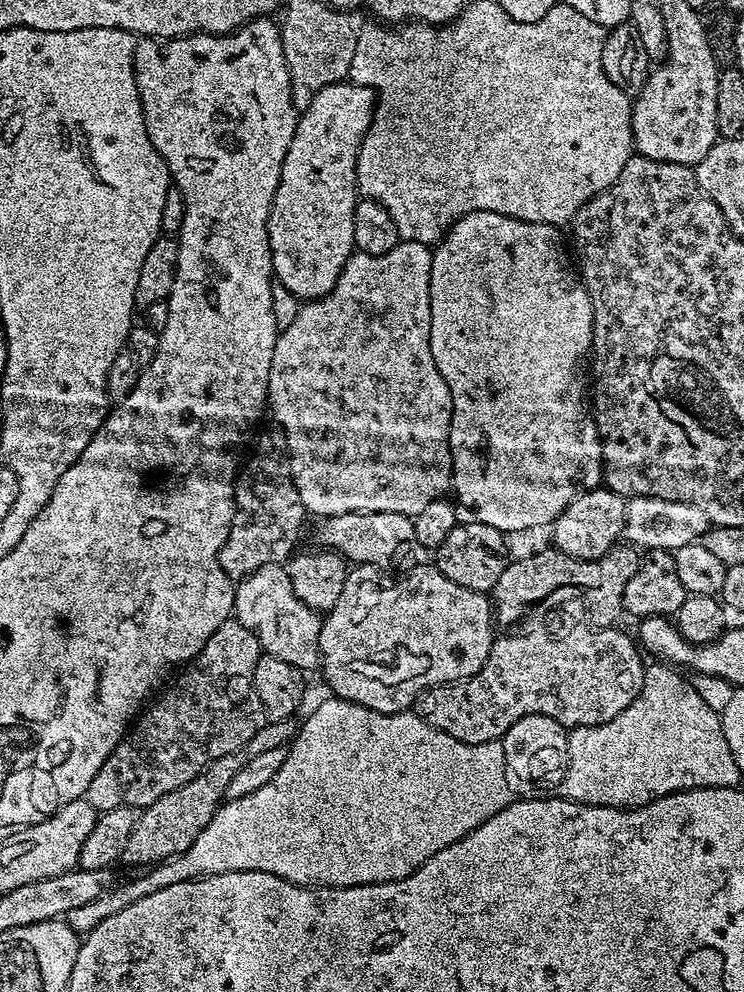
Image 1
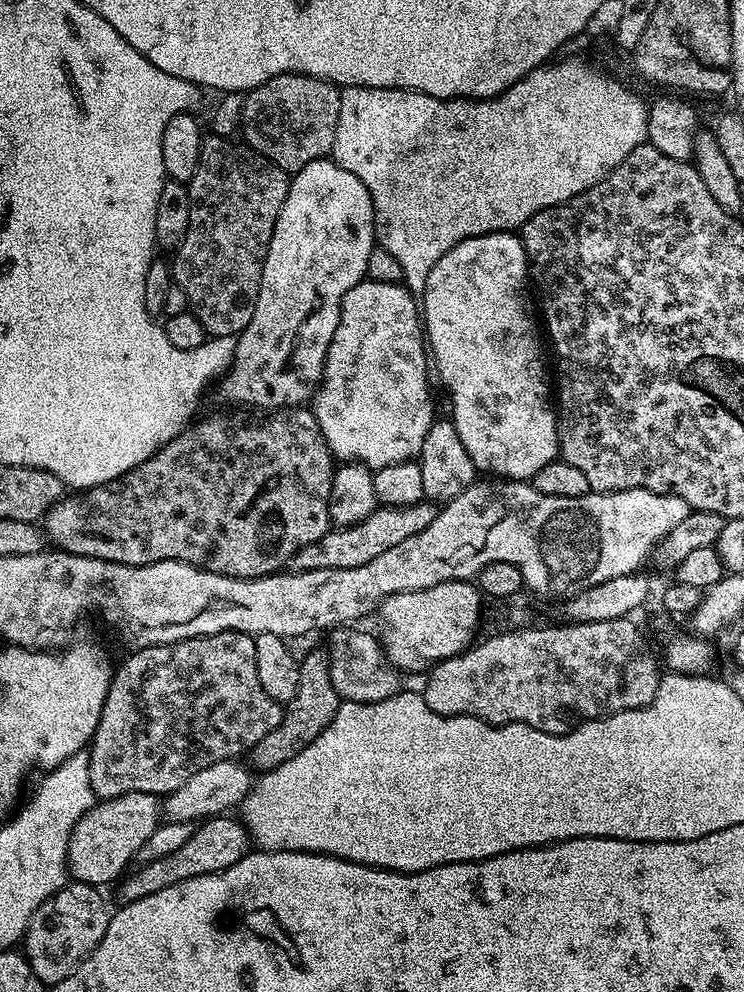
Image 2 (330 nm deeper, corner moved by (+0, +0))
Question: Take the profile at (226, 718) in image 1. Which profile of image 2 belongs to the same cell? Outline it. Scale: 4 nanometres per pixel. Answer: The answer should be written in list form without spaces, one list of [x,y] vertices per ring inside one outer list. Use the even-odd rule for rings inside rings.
[[[219,632],[177,644],[137,648],[121,664],[115,665],[112,681],[102,706],[96,733],[92,736],[88,761],[90,784],[101,801],[122,794],[145,792],[157,798],[178,790],[186,778],[214,766],[214,762],[235,760],[251,753],[252,747],[278,722],[284,708],[262,690],[258,682],[258,662],[254,658],[255,639],[246,632]]]

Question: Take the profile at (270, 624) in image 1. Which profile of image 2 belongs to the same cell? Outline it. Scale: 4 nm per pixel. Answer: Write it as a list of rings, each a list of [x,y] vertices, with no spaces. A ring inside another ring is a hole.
[[[344,626],[335,633],[336,641],[333,642],[332,648],[327,649],[330,680],[334,682],[334,690],[341,701],[363,704],[382,702],[401,691],[401,673],[385,656],[381,641],[377,637],[375,640],[368,632],[359,632],[356,628],[359,627]]]

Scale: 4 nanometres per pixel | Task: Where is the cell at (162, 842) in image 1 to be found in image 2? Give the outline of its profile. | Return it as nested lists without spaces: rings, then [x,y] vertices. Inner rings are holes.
[[[322,647],[316,648],[313,652],[308,652],[305,656],[299,657],[300,673],[298,682],[300,689],[294,694],[294,698],[288,701],[282,714],[282,722],[262,738],[250,753],[250,764],[257,773],[273,772],[282,762],[290,762],[290,758],[302,754],[330,722],[334,722],[334,714],[338,714],[338,706],[342,703],[339,694],[334,690],[334,682],[330,680],[330,670],[328,669],[328,654]]]

